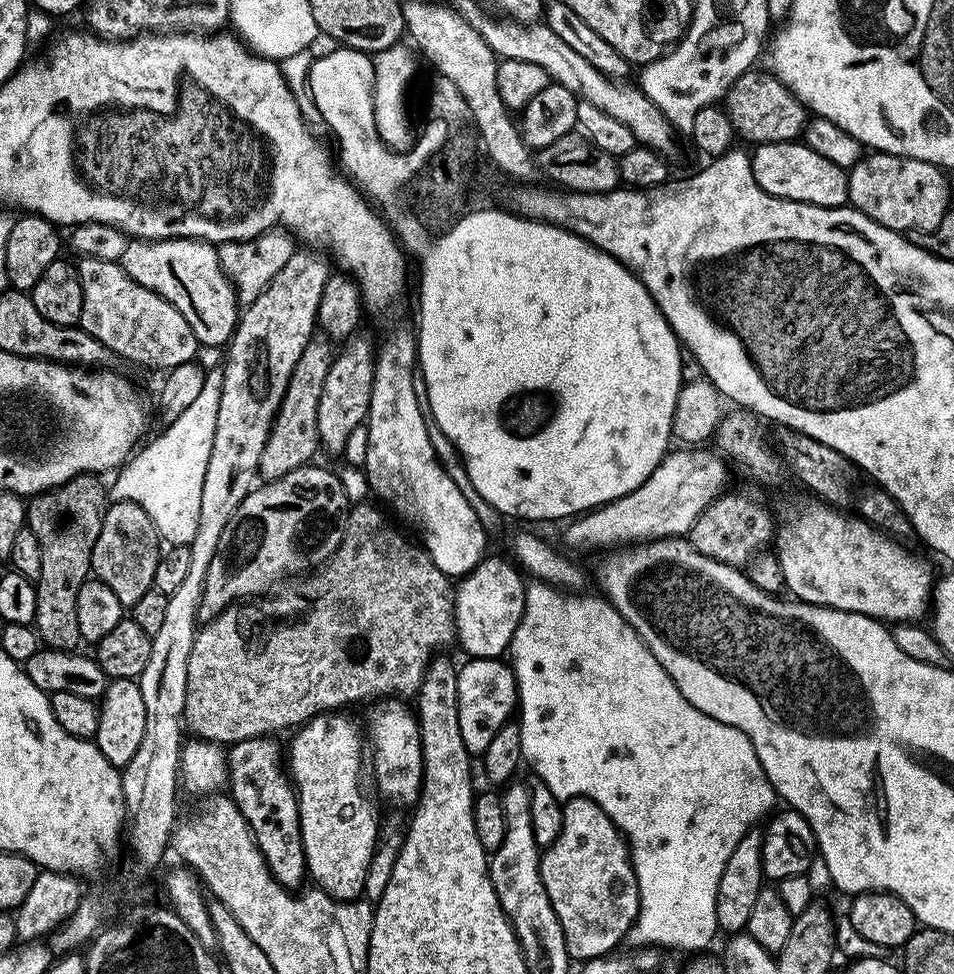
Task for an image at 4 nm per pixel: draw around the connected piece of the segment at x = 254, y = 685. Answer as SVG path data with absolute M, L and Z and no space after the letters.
M372 502L357 503L349 511L348 525L344 527L344 537L338 550L328 563L308 572L297 575L287 582L281 583L275 590L255 598L241 599L222 610L219 619L224 621L205 623L194 638L194 646L190 646L190 666L186 682L186 702L184 703L183 727L192 731L193 737L201 740L211 740L214 744L231 746L259 736L268 736L280 732L283 728L289 730L309 721L314 716L340 710L343 704L356 704L359 700L379 701L381 698L412 698L420 690L420 683L428 669L428 662L433 656L443 653L444 648L454 644L456 640L456 615L454 602L456 594L453 581L429 558L419 543L407 540Z

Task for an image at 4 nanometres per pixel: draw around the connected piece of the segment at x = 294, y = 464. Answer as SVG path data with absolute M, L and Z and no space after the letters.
M318 332L306 344L301 358L295 363L290 382L287 383L286 394L283 395L267 442L264 443L262 457L259 459L259 477L263 481L284 477L290 470L309 463L315 452L319 451L318 398L322 396L323 383L326 382L333 355L334 346L331 339Z

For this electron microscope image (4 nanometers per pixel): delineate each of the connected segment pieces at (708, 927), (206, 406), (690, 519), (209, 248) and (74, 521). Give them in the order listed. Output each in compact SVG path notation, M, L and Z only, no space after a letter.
M533 579L524 589L524 613L514 630L514 638L510 645L510 667L516 676L523 763L529 764L536 771L535 779L546 782L546 786L550 786L550 794L554 794L560 801L585 796L598 802L598 806L606 810L606 814L618 826L618 830L624 833L628 841L628 853L632 855L640 895L640 913L636 916L636 923L628 931L627 943L632 943L629 944L632 946L651 946L657 950L677 948L680 952L696 954L707 949L704 947L718 936L716 899L718 882L722 879L722 869L726 867L726 861L730 859L730 854L734 854L734 846L742 842L744 835L757 827L761 823L759 820L765 815L764 820L777 807L775 804L778 804L778 797L762 770L762 762L758 762L758 754L754 754L750 738L746 738L742 730L726 726L702 714L702 710L686 702L670 674L666 674L662 662L654 658L654 654L642 642L640 635L626 622L626 618L622 618L622 614L618 614L616 607L603 595L586 595L569 594L537 579Z
M209 371L194 403L186 406L186 410L182 410L182 414L178 414L178 418L163 429L161 436L154 437L144 449L141 447L115 473L117 476L112 488L110 484L111 499L129 500L142 506L142 510L146 510L154 522L157 532L172 546L191 544L194 530L198 530L202 478L206 478L206 462L210 462L210 446L214 446L214 422L218 422L221 390L222 371Z
M684 446L681 452L669 451L638 490L575 517L564 532L567 547L580 552L592 552L595 548L616 550L649 540L664 540L668 536L687 537L702 510L725 491L724 483L728 480L725 457L706 449L704 446Z
M129 239L118 261L122 270L134 282L146 286L146 290L154 290L186 322L190 322L190 330L194 330L197 345L216 348L227 345L236 330L238 305L236 291L228 280L228 275L218 262L216 248L207 240L137 240Z
M96 474L75 476L48 492L39 492L26 504L26 527L38 538L38 546L42 546L42 574L34 581L37 592L34 627L36 635L49 648L76 650L82 644L78 630L78 590L89 579L94 542L98 542L98 530L102 530L106 488L100 485L100 480Z

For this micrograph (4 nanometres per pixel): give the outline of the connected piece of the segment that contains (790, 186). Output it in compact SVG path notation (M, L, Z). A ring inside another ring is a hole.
M802 142L758 144L751 157L754 178L766 194L823 208L843 208L848 204L847 171L822 158L822 154L814 154Z

